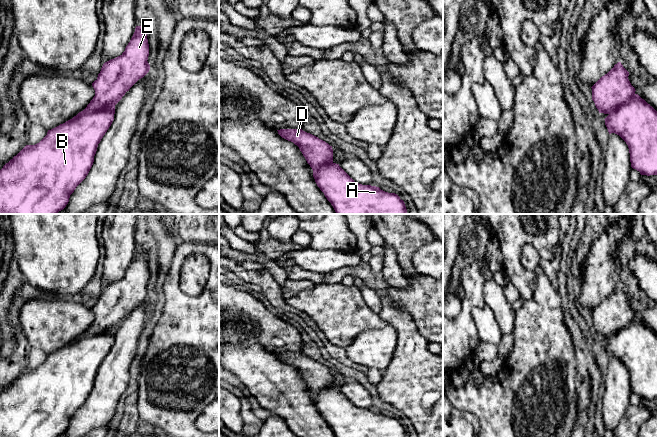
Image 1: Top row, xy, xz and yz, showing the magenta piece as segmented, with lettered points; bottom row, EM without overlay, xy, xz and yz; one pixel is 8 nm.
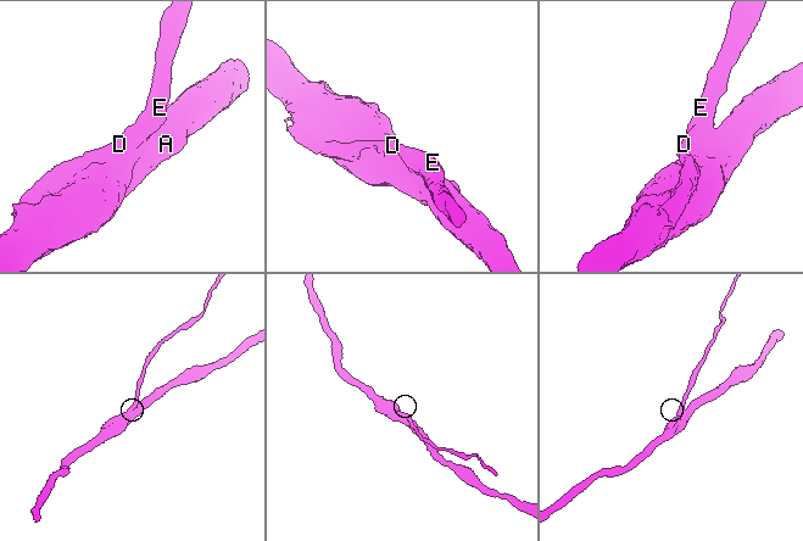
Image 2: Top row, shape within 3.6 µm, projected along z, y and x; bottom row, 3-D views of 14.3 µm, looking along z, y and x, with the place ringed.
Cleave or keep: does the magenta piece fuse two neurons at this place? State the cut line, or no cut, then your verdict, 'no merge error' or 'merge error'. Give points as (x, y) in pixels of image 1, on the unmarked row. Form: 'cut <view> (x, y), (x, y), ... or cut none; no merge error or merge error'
cut xy (114, 329), (91, 336), (84, 336), (76, 340); merge error

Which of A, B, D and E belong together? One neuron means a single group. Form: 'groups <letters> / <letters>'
groups A B / D E

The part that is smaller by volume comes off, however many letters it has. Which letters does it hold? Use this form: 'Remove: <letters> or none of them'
Remove: D, E

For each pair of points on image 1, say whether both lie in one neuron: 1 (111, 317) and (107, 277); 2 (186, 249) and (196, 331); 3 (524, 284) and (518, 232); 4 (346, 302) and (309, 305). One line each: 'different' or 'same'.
1: same
2: same
3: same
4: same

